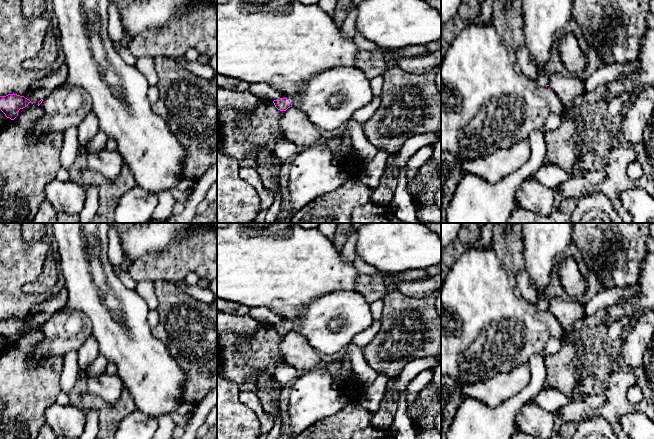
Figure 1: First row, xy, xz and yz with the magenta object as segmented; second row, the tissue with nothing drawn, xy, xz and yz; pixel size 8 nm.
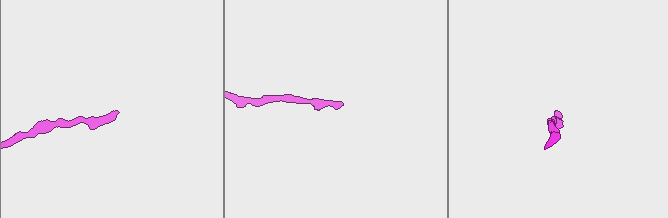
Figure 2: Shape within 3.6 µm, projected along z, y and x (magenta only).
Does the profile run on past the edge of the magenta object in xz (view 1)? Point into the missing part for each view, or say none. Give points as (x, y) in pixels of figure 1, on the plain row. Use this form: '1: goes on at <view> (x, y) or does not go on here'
1: goes on at xz (329, 323)

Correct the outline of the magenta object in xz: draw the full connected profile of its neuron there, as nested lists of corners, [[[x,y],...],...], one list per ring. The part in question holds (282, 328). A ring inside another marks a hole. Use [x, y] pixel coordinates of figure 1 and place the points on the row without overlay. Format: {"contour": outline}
{"contour": [[[349,290],[335,291],[320,296],[310,302],[299,319],[291,322],[280,322],[274,324],[273,327],[280,335],[297,330],[315,350],[331,355],[345,349],[352,343],[353,337],[367,329],[372,322],[370,303],[360,293]]]}

